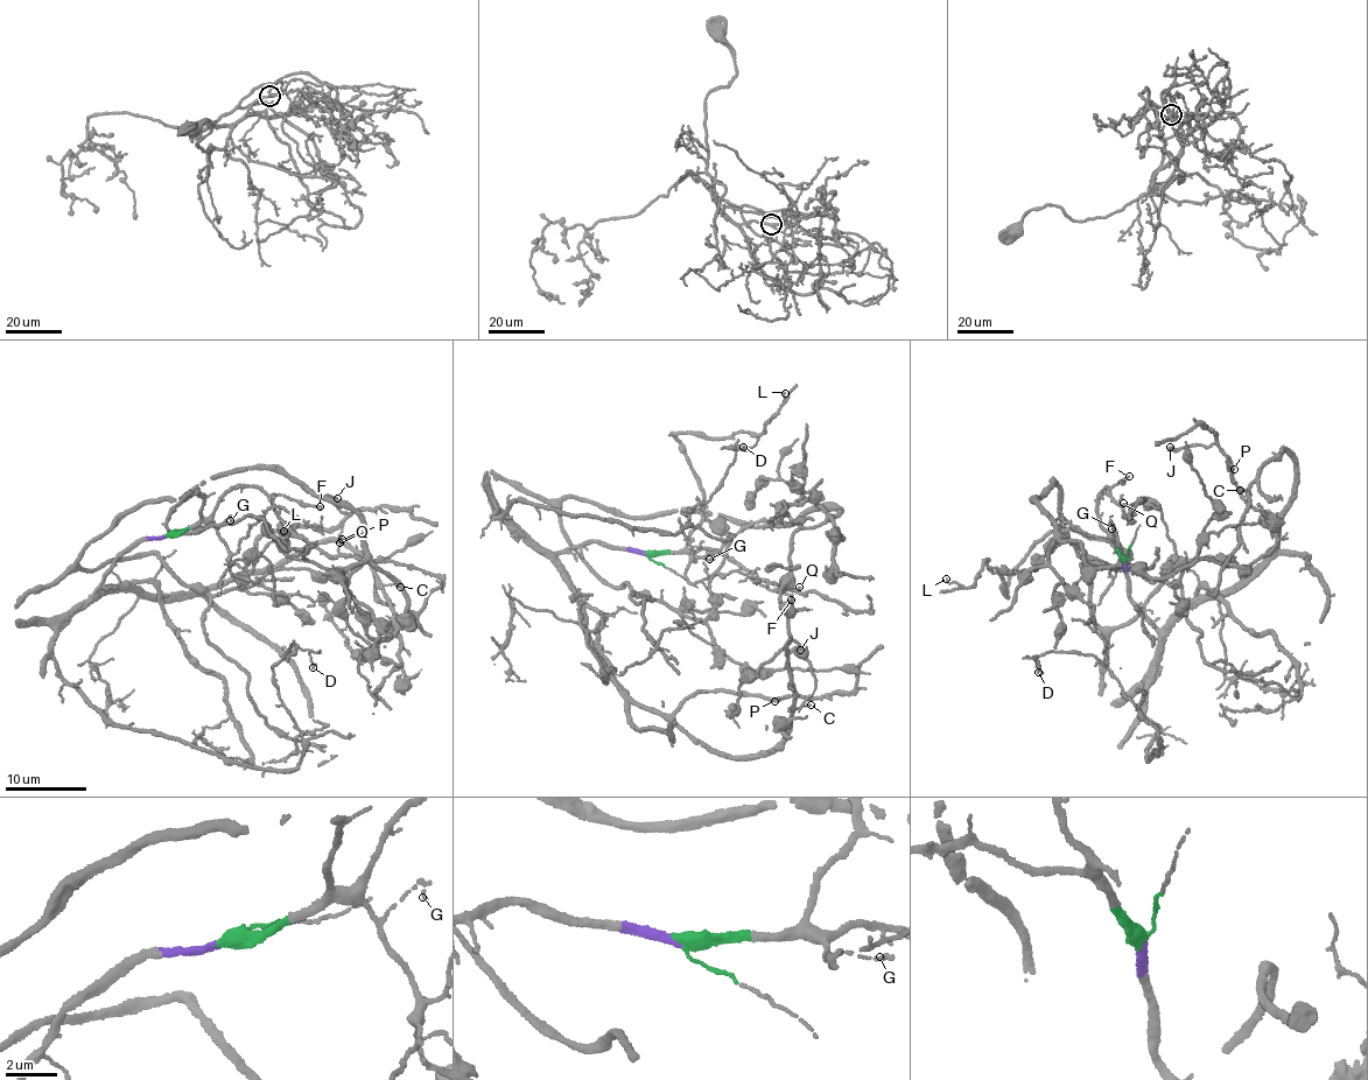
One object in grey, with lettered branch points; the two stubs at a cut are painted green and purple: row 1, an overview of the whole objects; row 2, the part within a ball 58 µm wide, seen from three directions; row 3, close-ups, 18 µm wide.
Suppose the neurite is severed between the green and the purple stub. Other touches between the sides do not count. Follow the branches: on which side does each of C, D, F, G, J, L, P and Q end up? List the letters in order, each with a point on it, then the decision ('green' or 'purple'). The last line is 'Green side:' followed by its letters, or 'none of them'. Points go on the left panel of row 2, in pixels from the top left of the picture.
C: at (400, 587); purple
D: at (313, 667); purple
F: at (320, 506); green
G: at (230, 520); green
J: at (337, 498); purple
L: at (283, 531); green
P: at (339, 542); purple
Q: at (342, 539); green
Green side: F, G, L, Q

